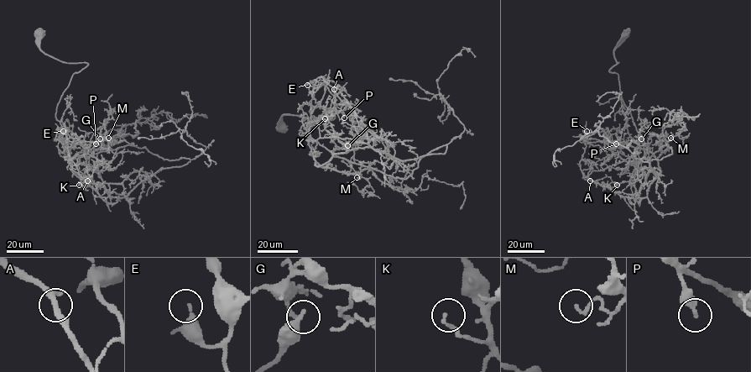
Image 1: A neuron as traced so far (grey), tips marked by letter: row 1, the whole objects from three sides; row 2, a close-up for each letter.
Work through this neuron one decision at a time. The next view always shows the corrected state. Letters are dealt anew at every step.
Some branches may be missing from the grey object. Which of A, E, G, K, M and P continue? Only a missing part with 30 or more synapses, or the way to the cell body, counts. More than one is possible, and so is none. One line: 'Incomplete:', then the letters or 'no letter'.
Incomplete: no letter

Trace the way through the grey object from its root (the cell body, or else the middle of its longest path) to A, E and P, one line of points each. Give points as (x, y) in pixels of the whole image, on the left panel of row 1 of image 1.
A: (39, 34), (45, 54), (88, 64), (55, 118), (86, 166), (123, 194), (87, 180)
E: (39, 34), (45, 54), (88, 64), (55, 112), (88, 169), (86, 154), (69, 164), (63, 131)
P: (39, 34), (45, 54), (88, 64), (72, 75), (55, 118), (89, 158), (86, 169), (79, 159), (96, 144)

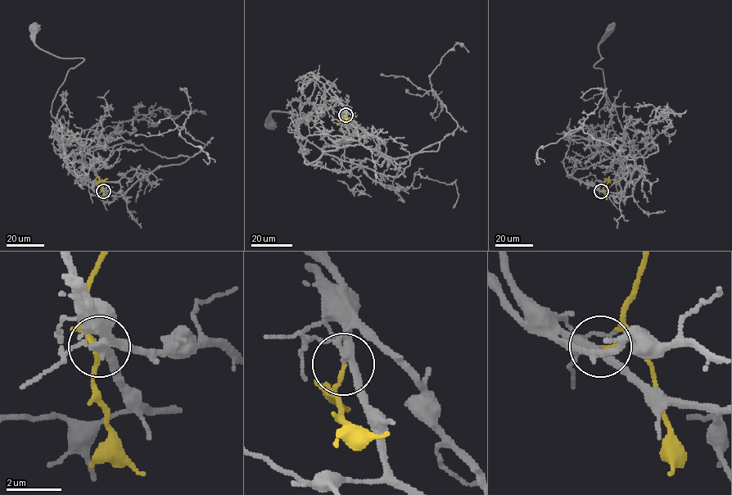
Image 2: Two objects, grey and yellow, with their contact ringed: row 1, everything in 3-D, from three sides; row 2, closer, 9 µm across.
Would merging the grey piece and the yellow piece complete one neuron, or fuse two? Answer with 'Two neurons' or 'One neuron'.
One neuron

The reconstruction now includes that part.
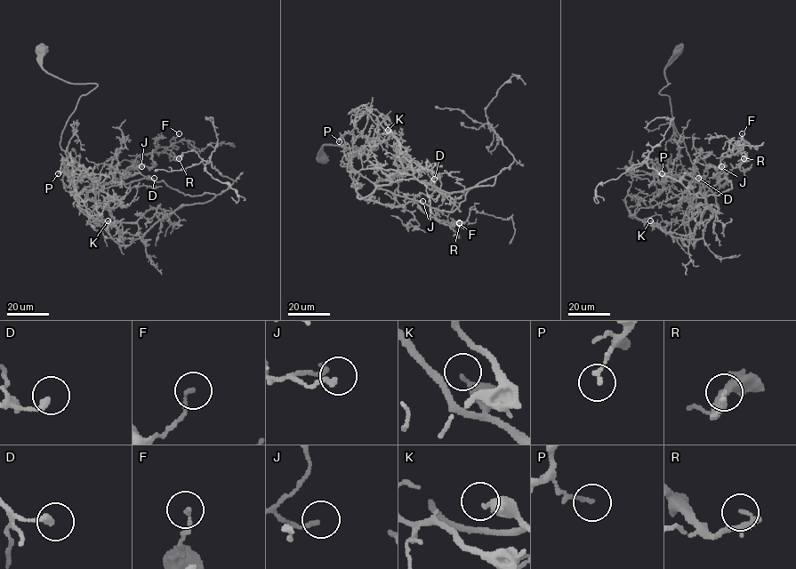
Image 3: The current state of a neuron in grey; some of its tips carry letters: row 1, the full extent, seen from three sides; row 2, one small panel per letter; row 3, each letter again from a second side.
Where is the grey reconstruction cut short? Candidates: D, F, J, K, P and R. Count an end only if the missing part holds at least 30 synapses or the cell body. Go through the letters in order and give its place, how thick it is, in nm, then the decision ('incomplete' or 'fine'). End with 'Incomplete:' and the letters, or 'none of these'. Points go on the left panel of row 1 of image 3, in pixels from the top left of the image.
D: at (154, 178); 240 nm thick; fine
F: at (179, 133); 140 nm thick; fine
J: at (141, 166); 170 nm thick; fine
K: at (108, 220); 300 nm thick; fine
P: at (58, 173); 160 nm thick; fine
R: at (179, 158); 200 nm thick; incomplete
Incomplete: R

